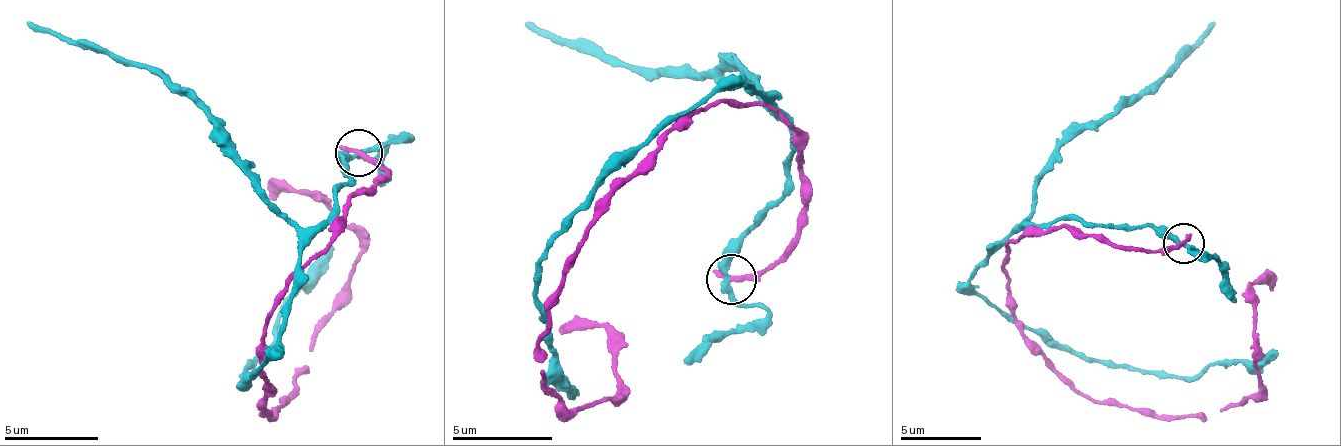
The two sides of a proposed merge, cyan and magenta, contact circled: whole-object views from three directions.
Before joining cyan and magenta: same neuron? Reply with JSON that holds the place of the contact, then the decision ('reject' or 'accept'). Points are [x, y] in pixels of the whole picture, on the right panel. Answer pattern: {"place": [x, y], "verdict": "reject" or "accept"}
{"place": [1183, 243], "verdict": "reject"}

